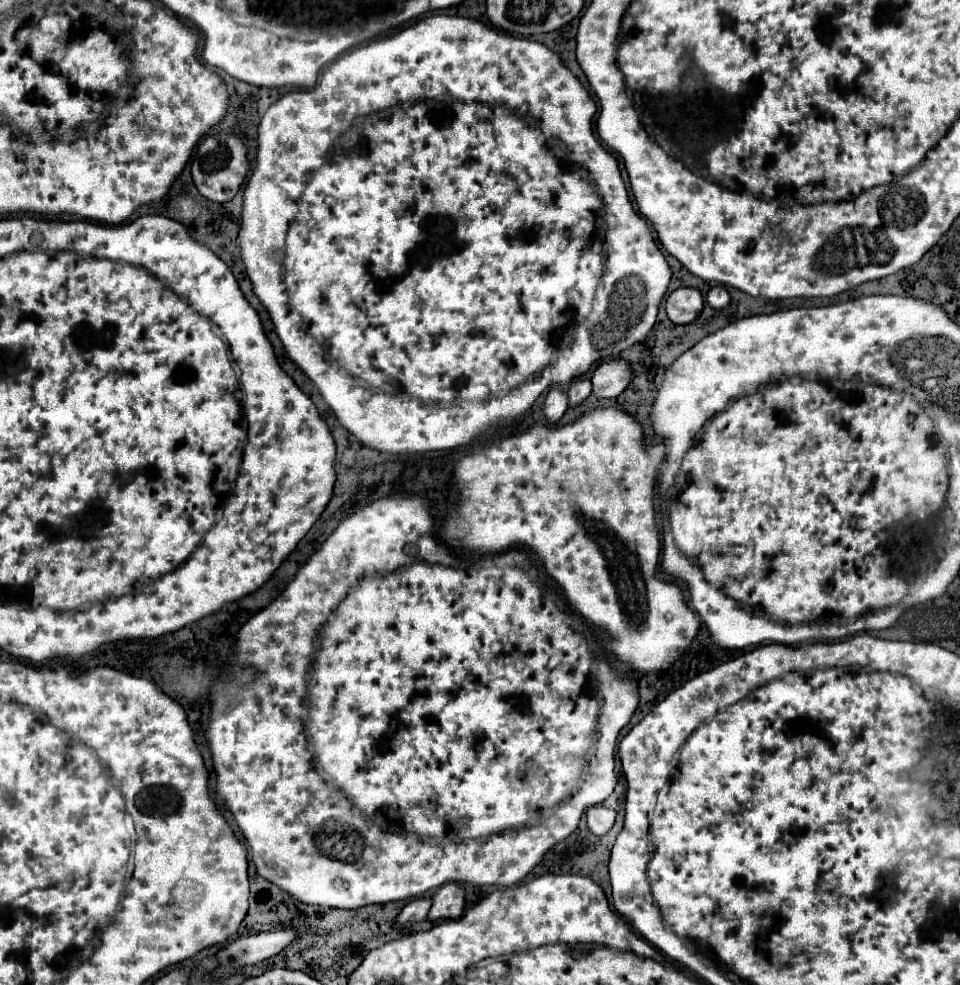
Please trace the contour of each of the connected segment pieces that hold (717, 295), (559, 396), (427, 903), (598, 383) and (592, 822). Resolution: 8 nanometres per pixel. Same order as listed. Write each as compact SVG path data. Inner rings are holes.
M713 287L709 293L707 293L707 303L713 307L713 309L725 309L729 307L731 303L731 297L729 297L729 291L725 287Z
M551 389L545 399L545 405L543 405L543 413L545 413L547 421L557 423L565 411L567 411L567 395L557 389Z
M423 897L423 899L413 899L409 901L401 913L395 919L395 925L413 925L417 921L423 921L427 917L427 911L431 907L431 899Z
M611 359L603 361L591 377L593 383L593 395L601 399L611 399L623 393L623 389L631 381L631 367L623 359Z
M597 805L587 811L587 825L589 825L591 833L597 837L605 835L613 827L613 823L615 823L615 811L611 811L607 807Z

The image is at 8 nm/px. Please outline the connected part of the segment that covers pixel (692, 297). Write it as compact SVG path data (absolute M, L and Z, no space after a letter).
M681 287L681 289L673 291L665 303L667 303L669 319L677 325L693 323L703 309L701 293L697 289L691 289L691 287Z

